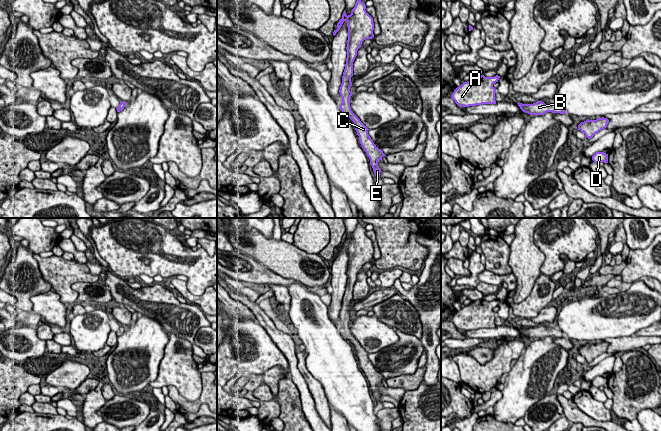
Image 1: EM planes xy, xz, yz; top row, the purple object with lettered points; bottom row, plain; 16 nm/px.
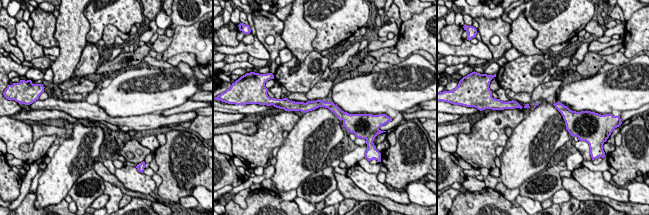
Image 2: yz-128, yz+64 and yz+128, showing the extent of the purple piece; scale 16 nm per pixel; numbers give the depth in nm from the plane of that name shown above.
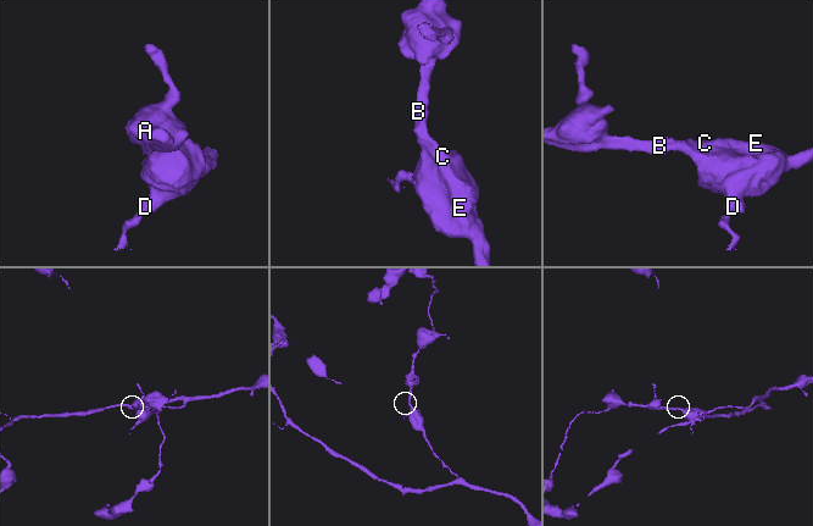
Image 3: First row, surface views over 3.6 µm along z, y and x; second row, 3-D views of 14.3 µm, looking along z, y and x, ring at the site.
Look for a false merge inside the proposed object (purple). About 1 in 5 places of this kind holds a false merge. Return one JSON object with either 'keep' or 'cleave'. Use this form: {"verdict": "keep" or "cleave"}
{"verdict": "keep"}

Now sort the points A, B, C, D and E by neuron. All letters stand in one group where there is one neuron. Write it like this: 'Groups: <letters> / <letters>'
Groups: A B C D E

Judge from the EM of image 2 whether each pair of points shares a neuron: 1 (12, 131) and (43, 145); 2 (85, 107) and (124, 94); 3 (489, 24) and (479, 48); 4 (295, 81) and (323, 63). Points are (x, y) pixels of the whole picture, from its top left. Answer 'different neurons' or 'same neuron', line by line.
1: same neuron
2: different neurons
3: different neurons
4: same neuron

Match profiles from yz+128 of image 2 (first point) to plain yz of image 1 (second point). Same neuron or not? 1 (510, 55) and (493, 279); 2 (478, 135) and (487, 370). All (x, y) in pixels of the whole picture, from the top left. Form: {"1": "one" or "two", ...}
{"1": "one", "2": "one"}

